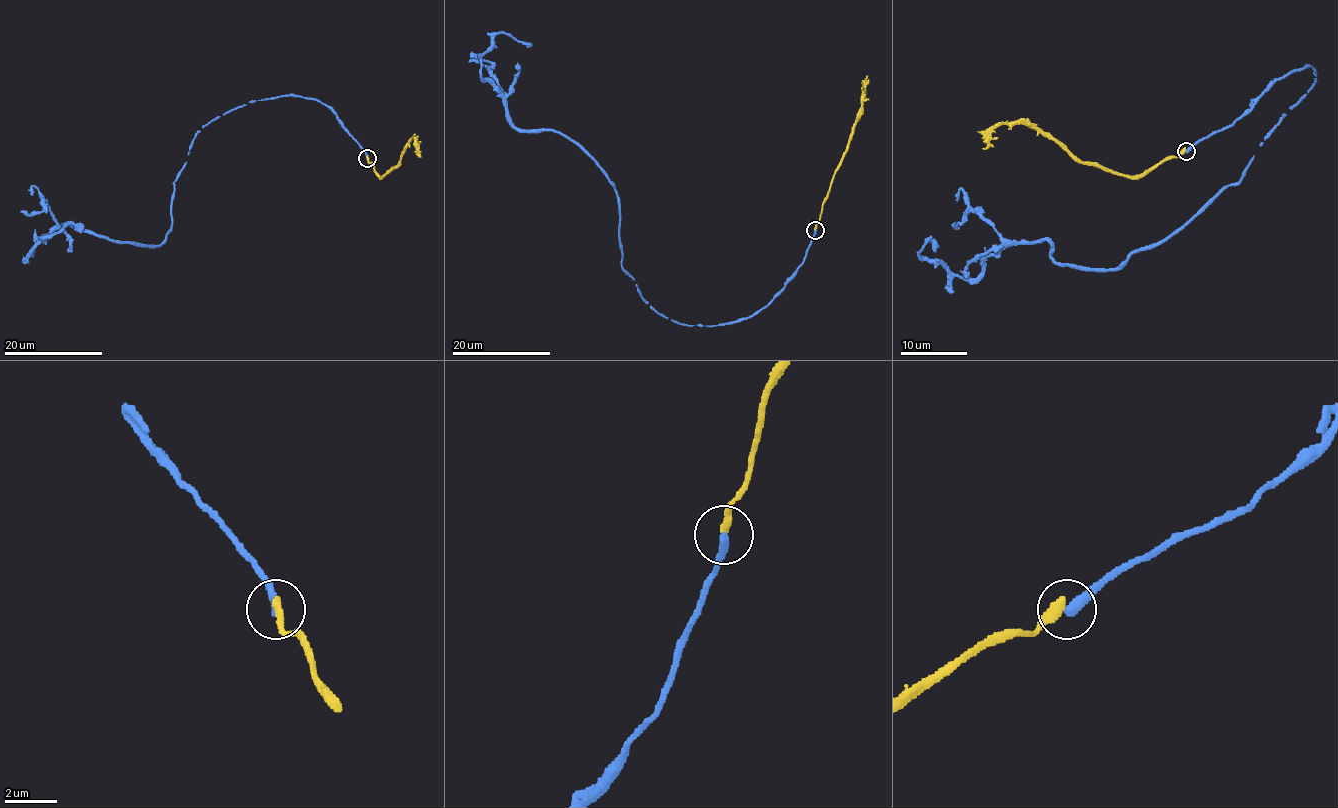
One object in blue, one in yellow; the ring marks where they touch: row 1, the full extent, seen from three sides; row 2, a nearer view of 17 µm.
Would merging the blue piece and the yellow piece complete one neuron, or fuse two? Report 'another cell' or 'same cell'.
another cell

